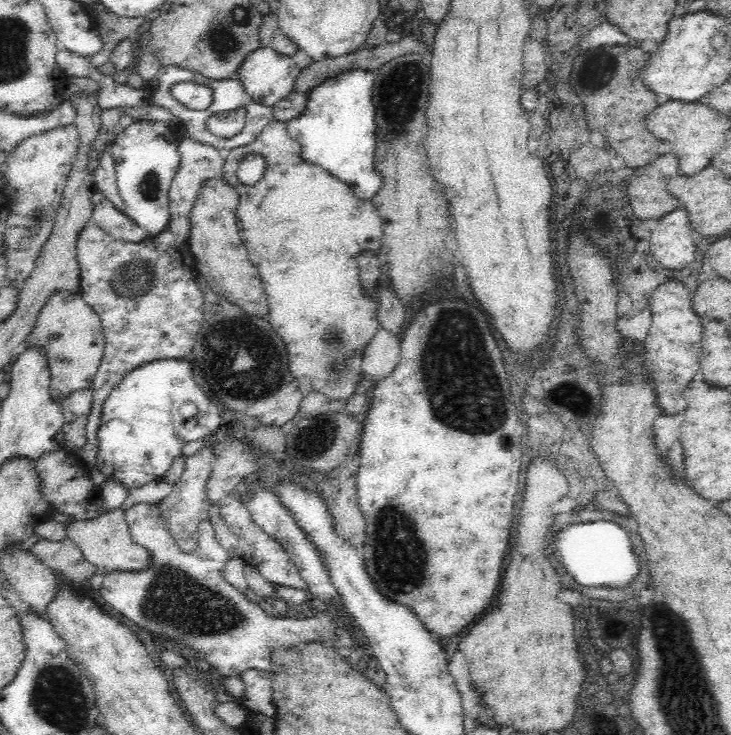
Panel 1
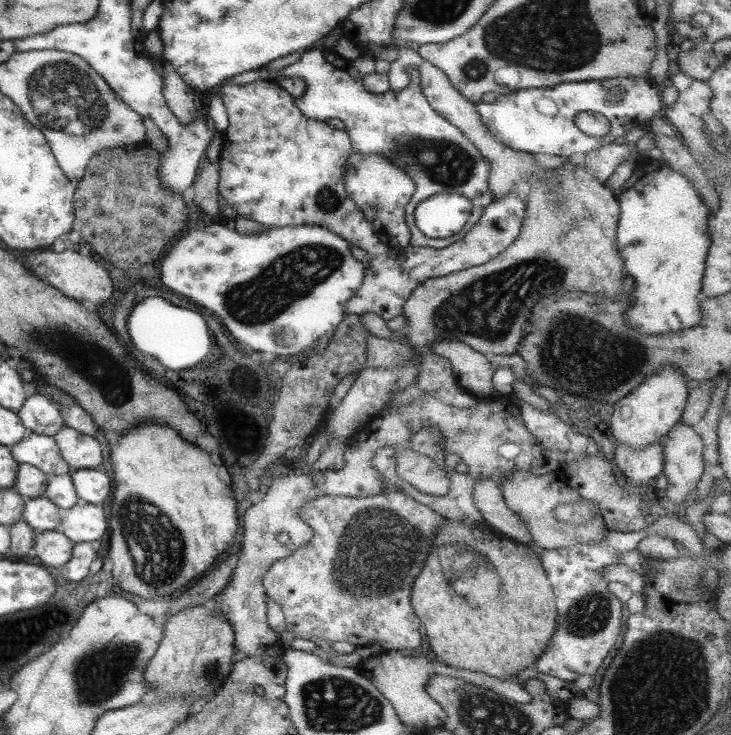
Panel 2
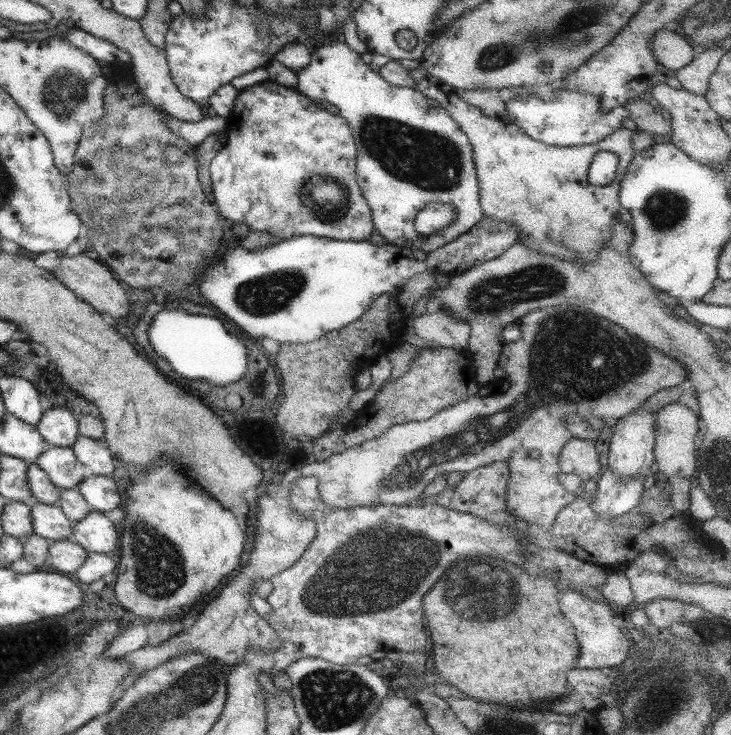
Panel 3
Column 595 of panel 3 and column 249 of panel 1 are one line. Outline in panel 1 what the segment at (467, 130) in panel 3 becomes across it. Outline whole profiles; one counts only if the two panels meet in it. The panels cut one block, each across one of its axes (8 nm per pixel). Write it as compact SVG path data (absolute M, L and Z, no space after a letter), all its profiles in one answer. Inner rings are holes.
M272 119L256 138L248 144L239 146L230 151L225 151L225 164L223 168L223 180L228 183L239 194L239 204L236 220L238 227L240 227L241 237L244 241L245 247L248 249L250 261L258 269L264 288L267 294L267 303L269 306L268 321L272 326L272 330L282 338L282 342L286 344L286 355L288 356L288 367L290 374L298 383L305 381L309 383L309 389L312 393L318 393L322 397L326 397L329 402L347 402L348 399L355 394L356 386L360 384L360 376L362 376L362 358L364 358L365 350L374 341L377 336L380 325L377 319L377 310L380 306L380 299L375 294L366 293L366 289L362 287L359 281L359 268L357 265L357 254L361 250L370 249L378 252L381 246L381 236L383 233L383 222L376 205L371 199L364 200L358 198L341 180L336 180L334 175L326 172L319 166L306 164L301 159L300 143L293 139L288 132L287 123ZM248 153L258 153L268 161L268 172L262 176L262 180L256 182L252 186L246 186L238 182L235 172L237 171L237 164Z

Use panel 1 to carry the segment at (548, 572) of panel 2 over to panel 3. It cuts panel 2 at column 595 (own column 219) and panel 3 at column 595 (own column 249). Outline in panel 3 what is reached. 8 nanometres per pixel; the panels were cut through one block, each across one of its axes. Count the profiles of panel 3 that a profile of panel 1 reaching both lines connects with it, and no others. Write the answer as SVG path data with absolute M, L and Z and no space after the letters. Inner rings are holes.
M567 589L560 593L559 608L561 614L571 623L574 636L579 644L579 657L577 657L577 669L612 668L621 664L627 656L627 648L630 648L629 640L614 626L615 613L607 602L596 602L591 598L581 595L579 590Z

